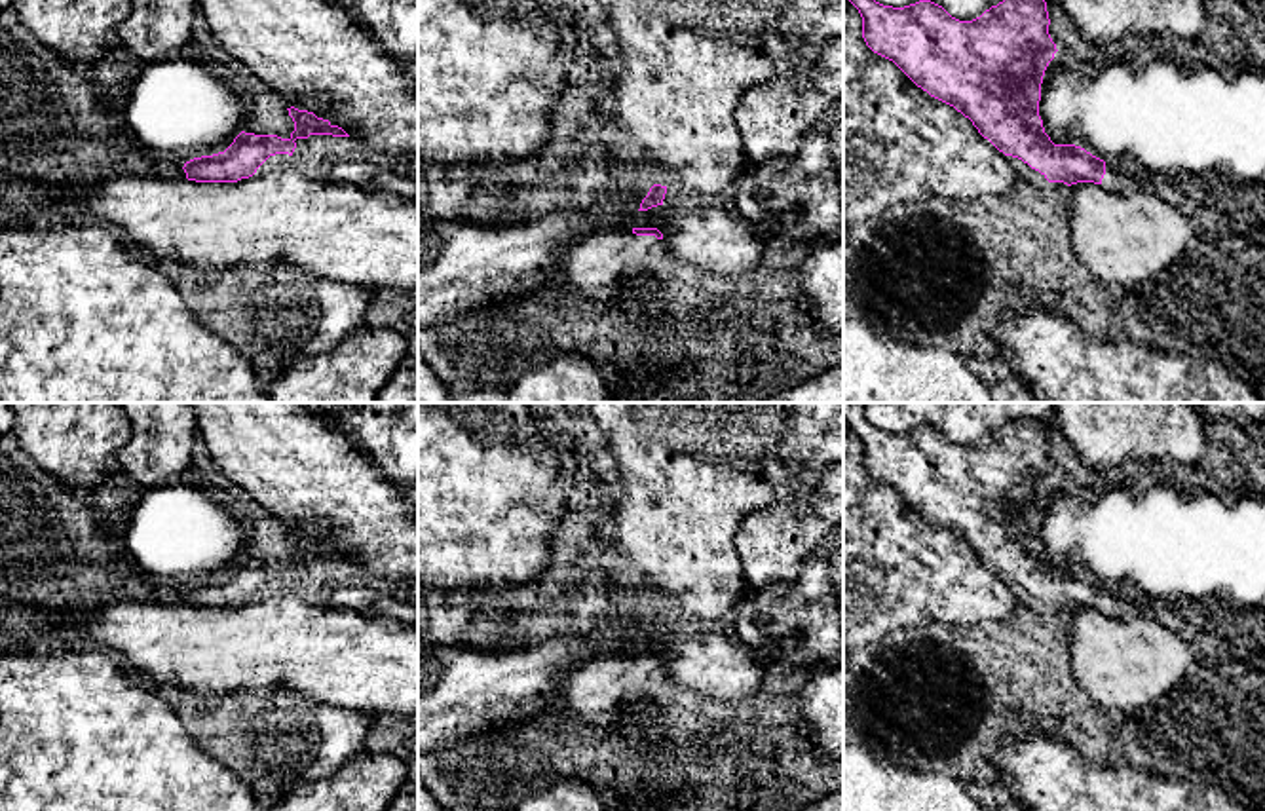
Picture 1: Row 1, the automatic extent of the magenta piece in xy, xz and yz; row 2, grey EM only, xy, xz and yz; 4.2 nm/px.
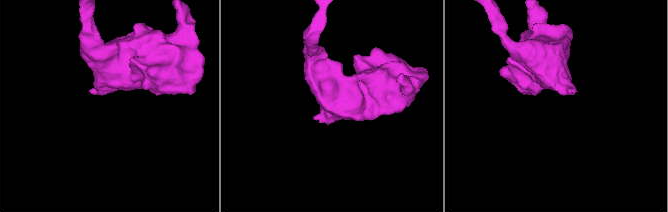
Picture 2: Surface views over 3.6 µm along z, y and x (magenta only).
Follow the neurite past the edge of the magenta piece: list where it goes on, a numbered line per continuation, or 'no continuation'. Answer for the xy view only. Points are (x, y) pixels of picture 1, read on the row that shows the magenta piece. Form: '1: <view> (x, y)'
1: xy (173, 169)

